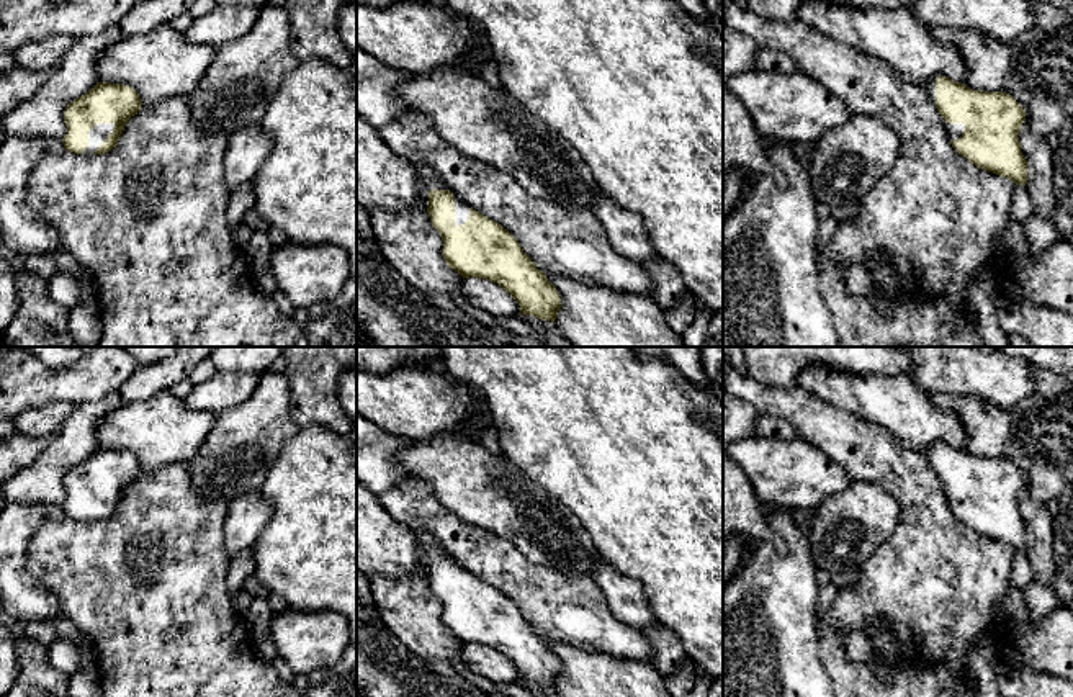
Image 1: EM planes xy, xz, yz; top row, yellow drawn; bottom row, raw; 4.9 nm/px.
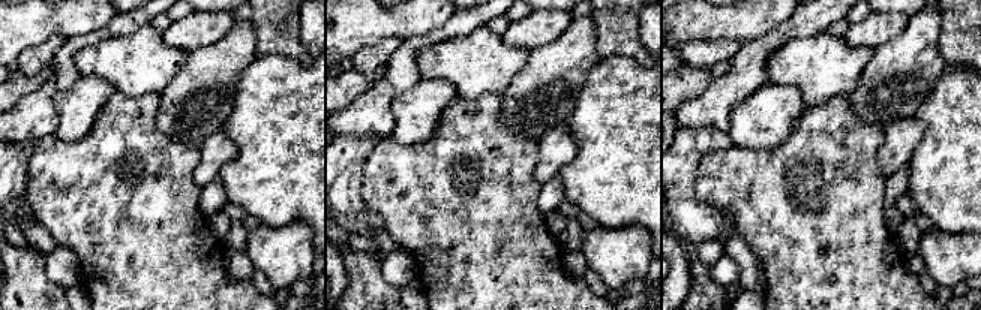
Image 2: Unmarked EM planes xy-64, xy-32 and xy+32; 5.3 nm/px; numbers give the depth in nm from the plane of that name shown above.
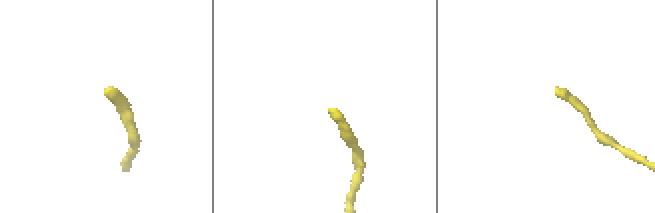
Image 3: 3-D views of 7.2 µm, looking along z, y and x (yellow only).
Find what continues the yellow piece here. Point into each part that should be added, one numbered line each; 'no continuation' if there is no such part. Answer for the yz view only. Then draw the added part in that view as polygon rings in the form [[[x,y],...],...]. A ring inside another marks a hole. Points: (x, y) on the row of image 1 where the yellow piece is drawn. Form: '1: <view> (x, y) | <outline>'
1: yz (954, 130) | [[[942,118],[944,124],[945,124],[945,131],[949,134],[950,139],[959,139],[965,129],[965,126],[962,123],[947,123]]]

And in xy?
1: xy (102, 130) | [[[97,123],[93,129],[88,131],[88,147],[83,149],[83,154],[93,154],[98,146],[106,139],[113,131],[114,123]]]

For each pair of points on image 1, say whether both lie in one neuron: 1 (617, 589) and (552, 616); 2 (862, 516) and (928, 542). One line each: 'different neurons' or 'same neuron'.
1: different neurons
2: different neurons

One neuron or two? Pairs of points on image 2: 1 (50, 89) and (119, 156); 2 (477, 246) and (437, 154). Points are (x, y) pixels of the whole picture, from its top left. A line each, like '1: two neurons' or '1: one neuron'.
1: two neurons
2: one neuron

